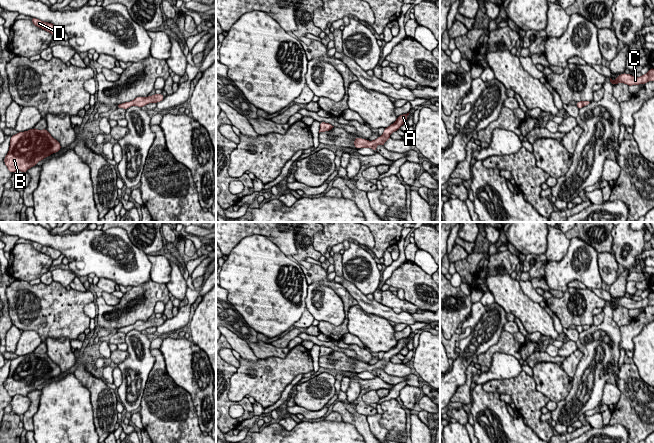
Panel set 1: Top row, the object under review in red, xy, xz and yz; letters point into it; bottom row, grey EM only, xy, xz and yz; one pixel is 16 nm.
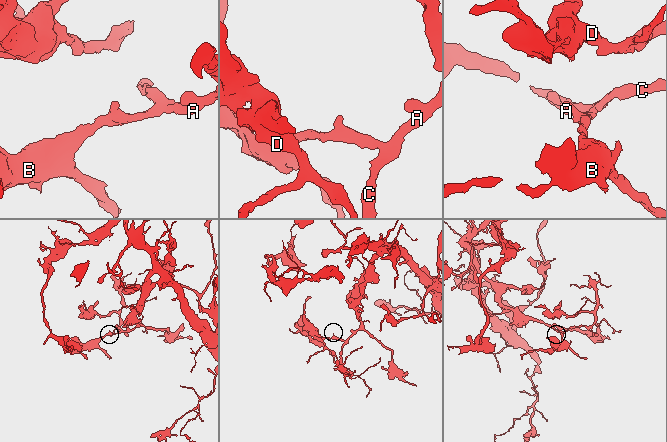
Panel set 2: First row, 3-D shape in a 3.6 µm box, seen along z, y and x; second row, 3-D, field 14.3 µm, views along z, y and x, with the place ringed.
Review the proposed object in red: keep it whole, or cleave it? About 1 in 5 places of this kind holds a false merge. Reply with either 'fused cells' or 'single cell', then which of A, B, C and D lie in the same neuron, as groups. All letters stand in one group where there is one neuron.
single cell | A B C D

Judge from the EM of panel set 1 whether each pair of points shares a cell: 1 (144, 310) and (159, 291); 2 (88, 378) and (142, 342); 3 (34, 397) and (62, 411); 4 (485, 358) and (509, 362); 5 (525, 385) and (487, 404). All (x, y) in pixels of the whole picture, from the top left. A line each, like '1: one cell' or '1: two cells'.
1: one cell
2: two cells
3: two cells
4: two cells
5: two cells

